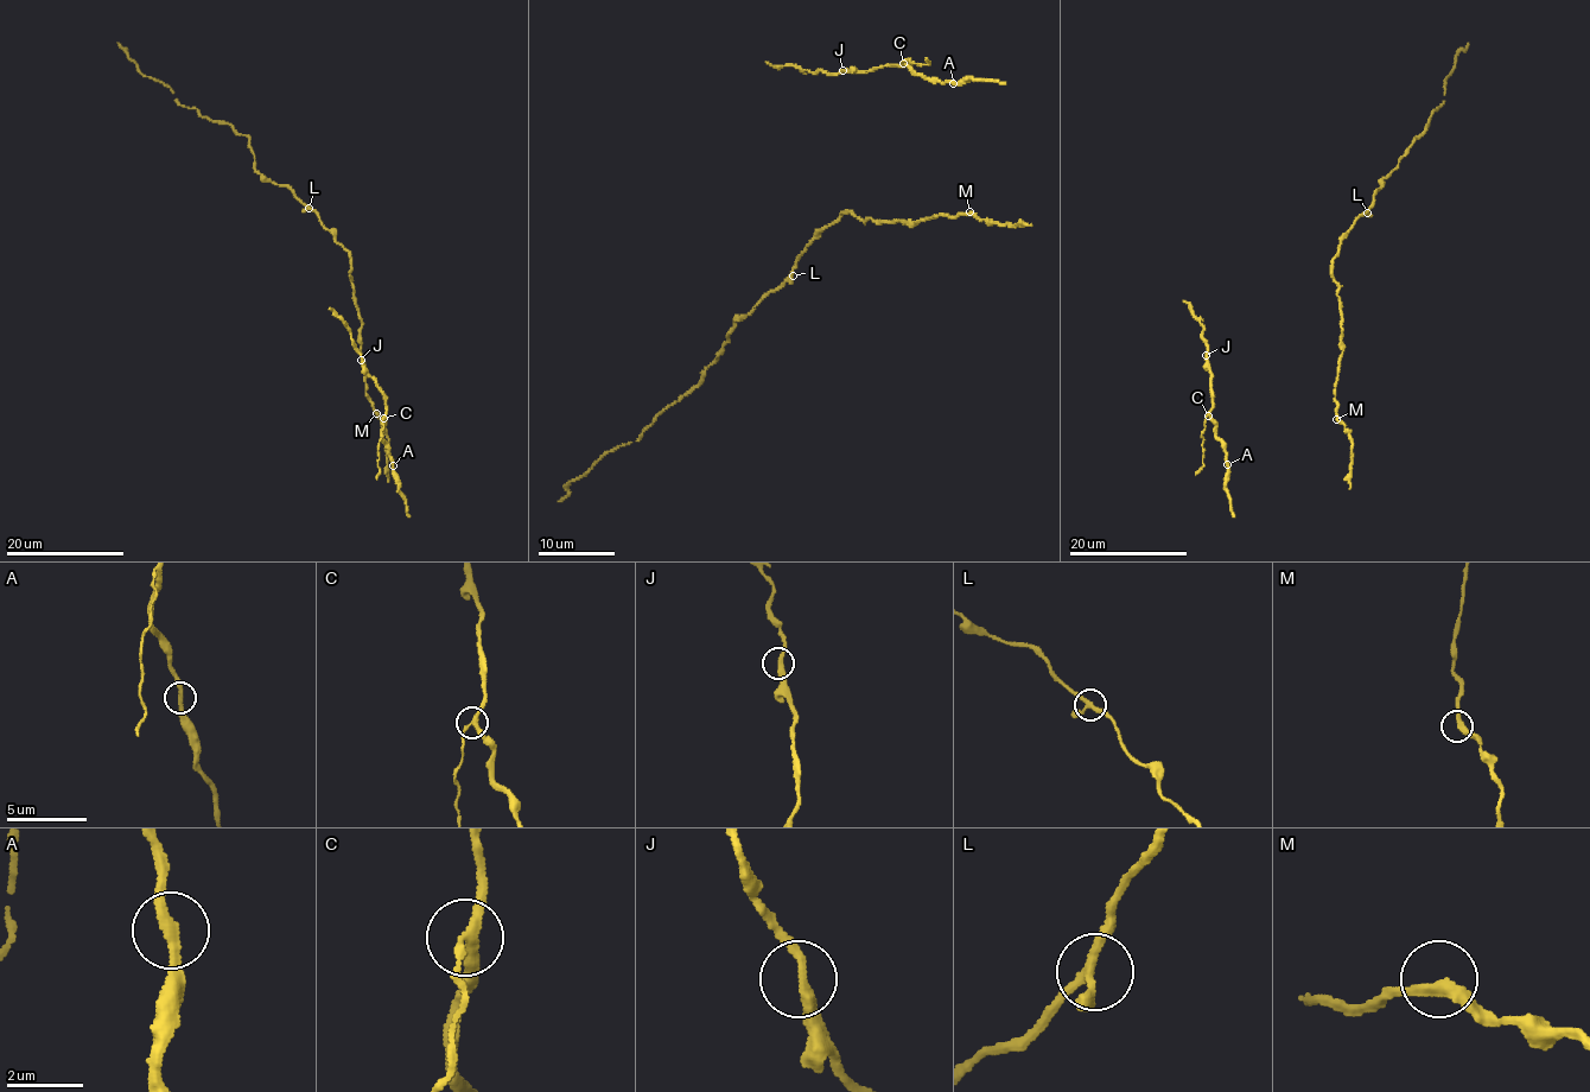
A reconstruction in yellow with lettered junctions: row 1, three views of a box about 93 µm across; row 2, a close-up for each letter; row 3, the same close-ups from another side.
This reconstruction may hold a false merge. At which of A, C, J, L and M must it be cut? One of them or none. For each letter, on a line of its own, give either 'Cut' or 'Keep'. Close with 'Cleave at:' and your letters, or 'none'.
A: Keep
C: Cut
J: Keep
L: Keep
M: Keep
Cleave at: C

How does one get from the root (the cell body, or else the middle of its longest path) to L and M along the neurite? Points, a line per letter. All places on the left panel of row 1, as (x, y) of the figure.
L: (354, 296), (348, 249), (309, 208)
M: (354, 296), (361, 323), (366, 395), (376, 413)

